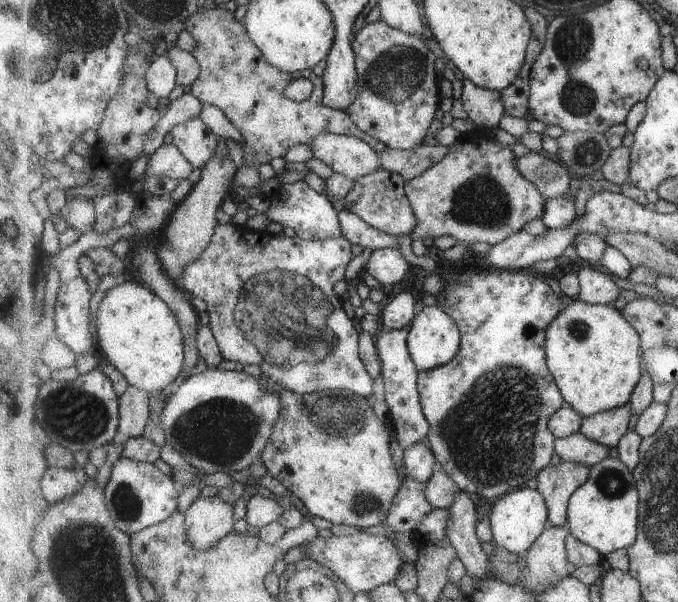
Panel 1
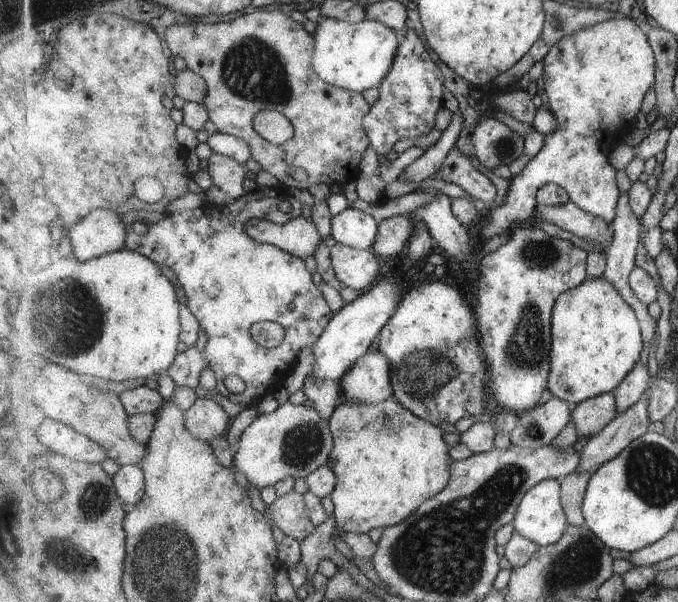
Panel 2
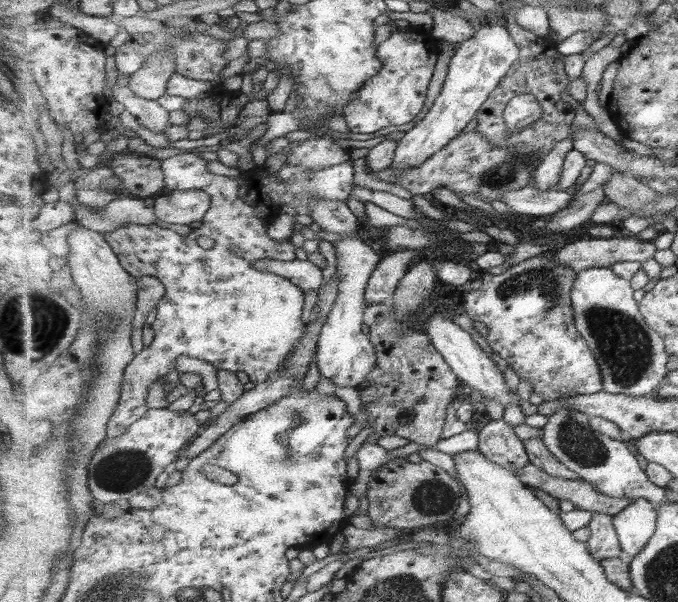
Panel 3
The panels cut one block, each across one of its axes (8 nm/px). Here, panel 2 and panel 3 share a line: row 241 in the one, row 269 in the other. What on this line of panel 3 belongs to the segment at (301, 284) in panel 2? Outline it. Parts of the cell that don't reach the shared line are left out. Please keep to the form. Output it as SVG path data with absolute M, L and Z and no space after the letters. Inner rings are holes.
M191 150L176 152L175 155L169 157L162 161L162 168L165 174L165 182L168 186L170 192L172 191L186 191L186 190L202 190L207 192L211 197L211 208L207 215L202 219L199 225L193 226L191 232L183 236L183 232L175 232L175 228L161 228L157 224L125 224L113 232L107 232L105 238L107 242L111 244L115 254L119 256L119 260L123 265L123 268L127 269L127 272L133 273L136 277L143 275L155 276L161 279L161 282L166 286L166 295L164 296L162 302L158 305L156 319L152 322L151 326L155 331L155 340L151 343L143 352L139 352L135 358L130 362L125 370L125 377L123 378L123 384L121 388L121 400L120 404L111 416L110 422L108 424L108 436L110 438L116 438L117 436L122 436L125 432L129 431L131 427L137 420L143 418L143 416L148 412L149 406L147 406L147 392L149 388L153 386L153 382L163 381L166 374L169 374L169 370L175 369L176 358L181 355L189 355L193 358L198 358L199 360L205 360L211 364L214 364L218 369L225 369L235 372L245 372L248 375L250 382L255 385L267 382L271 378L271 374L279 374L283 362L287 362L287 358L291 358L291 354L297 350L299 346L299 340L303 338L305 334L305 328L307 323L303 322L303 308L305 308L305 291L301 287L293 284L287 278L279 276L279 274L273 274L273 272L259 272L259 270L253 270L255 268L255 262L261 259L275 259L282 261L292 261L297 259L297 254L295 254L295 246L291 243L291 240L281 239L279 237L273 238L270 236L270 231L275 227L276 219L279 215L287 212L288 214L300 215L309 207L309 203L313 199L331 199L331 200L342 200L345 201L347 198L351 198L351 191L353 191L353 161L349 161L345 164L338 164L335 166L329 166L329 168L323 168L323 170L317 170L317 172L307 172L303 170L303 166L282 166L277 172L275 172L275 177L269 176L267 169L257 169L253 168L247 172L241 172L241 176L229 177L222 176L219 174L213 174L209 172L209 160L201 158L199 154L193 154ZM203 236L207 236L214 241L214 246L211 248L203 248L203 244L199 244L199 240L203 240Z

